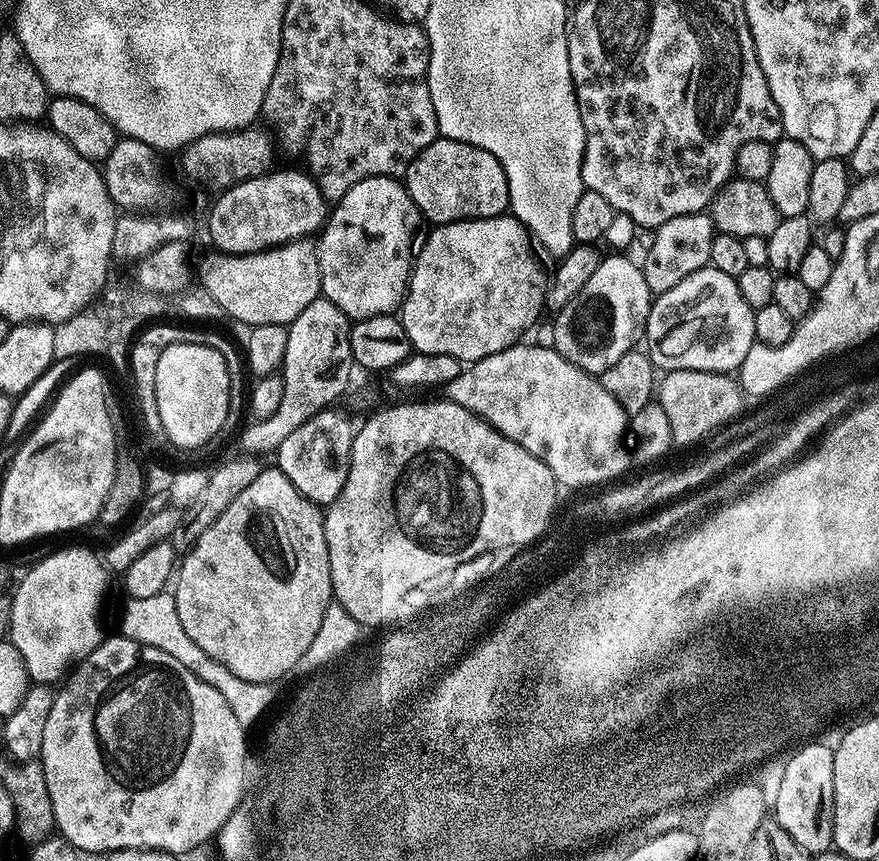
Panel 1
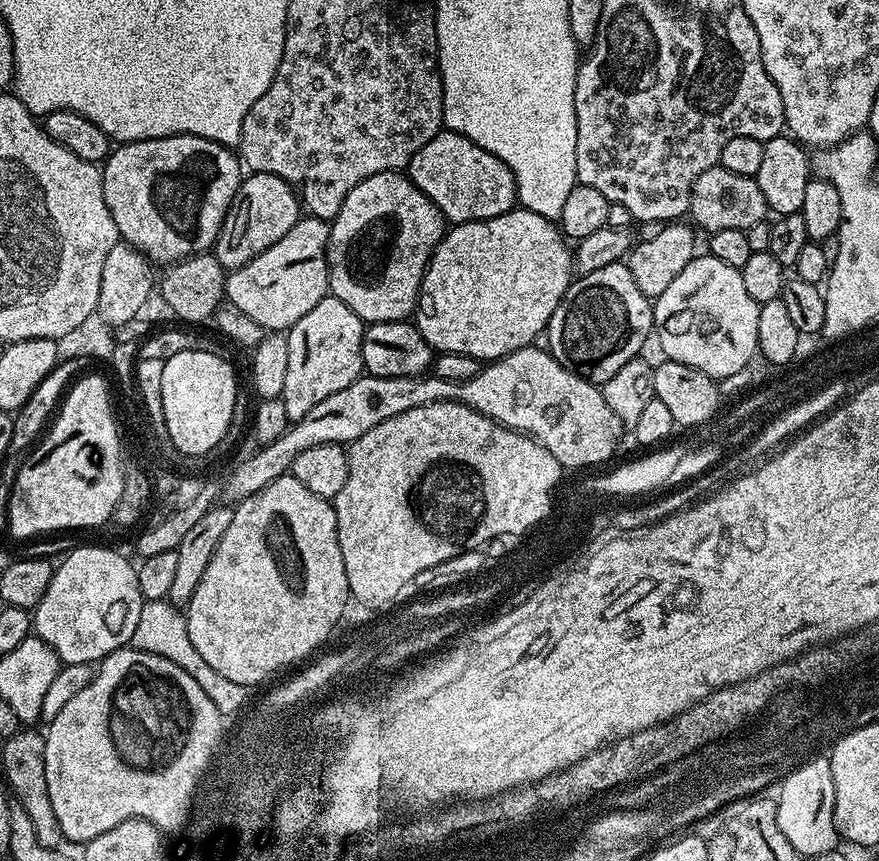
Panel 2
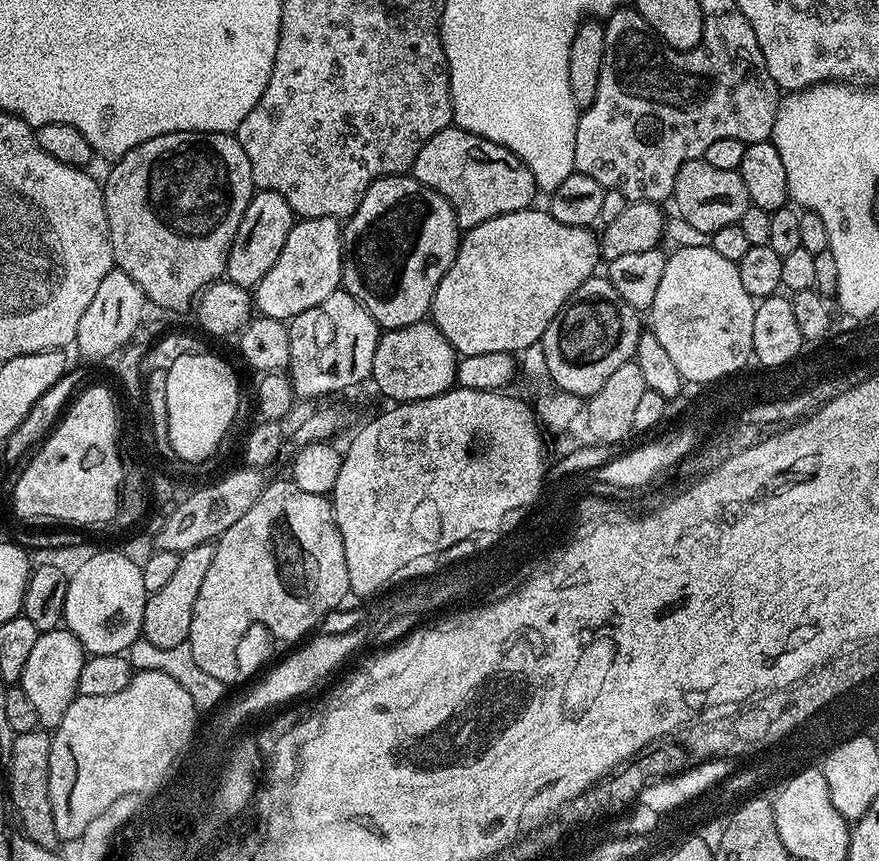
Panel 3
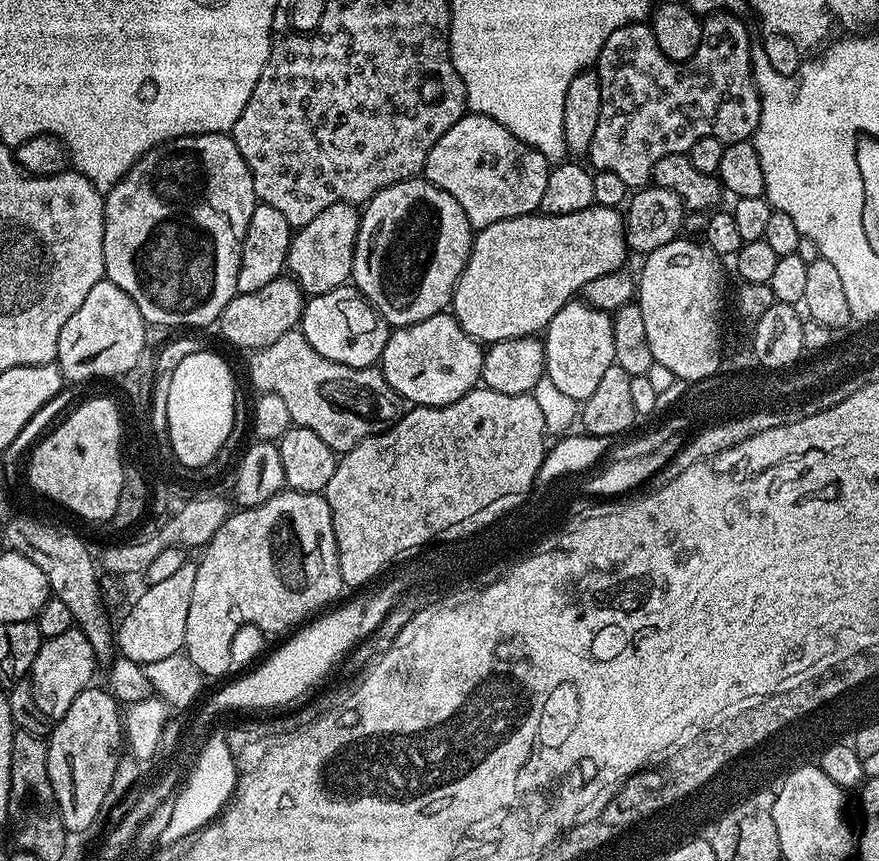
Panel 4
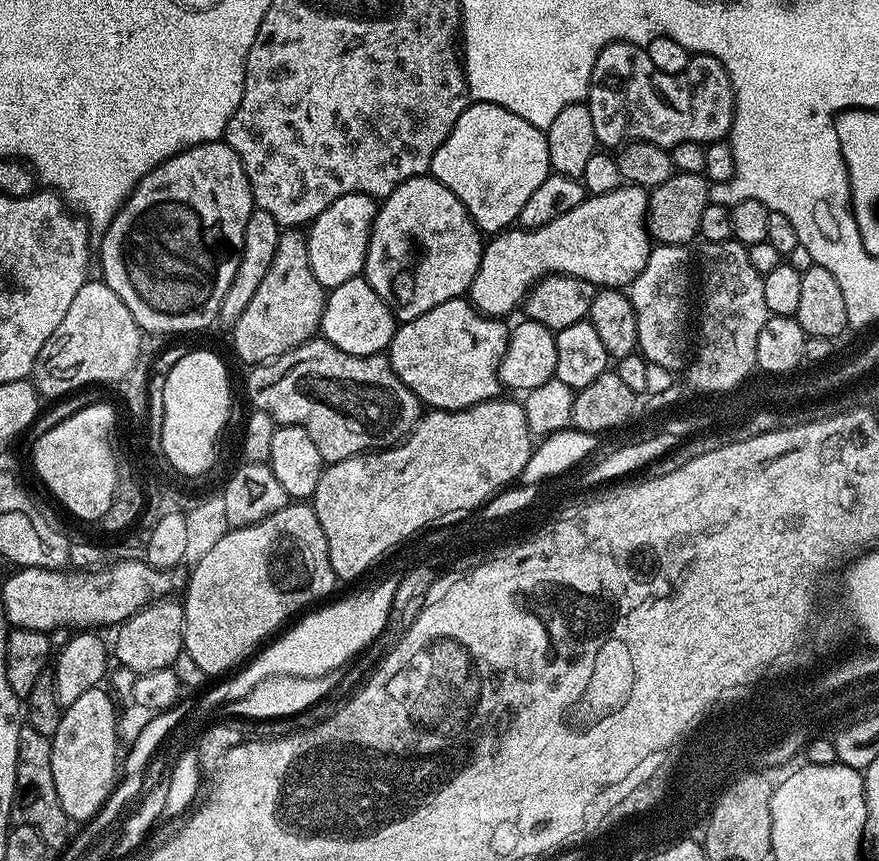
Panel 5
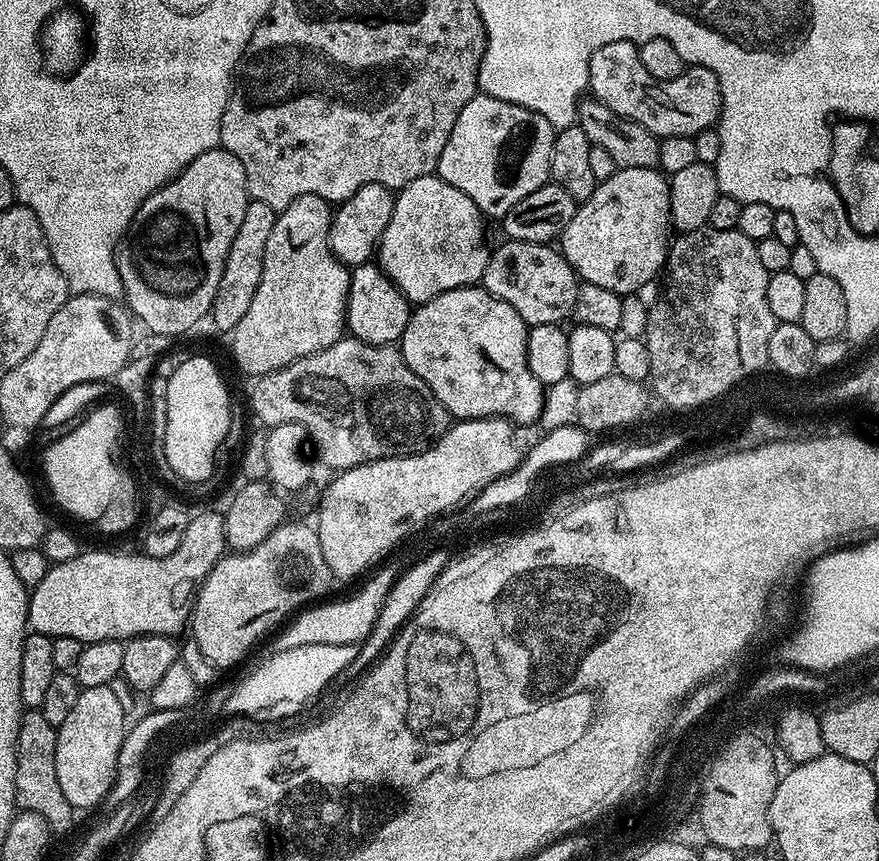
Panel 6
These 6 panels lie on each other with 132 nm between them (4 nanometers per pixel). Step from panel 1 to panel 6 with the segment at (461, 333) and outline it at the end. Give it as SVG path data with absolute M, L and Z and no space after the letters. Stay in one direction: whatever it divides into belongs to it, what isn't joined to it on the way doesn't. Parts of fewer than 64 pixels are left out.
M617 168L614 174L610 174L610 178L599 181L597 183L594 194L590 194L588 200L583 201L577 207L574 218L570 218L570 226L566 226L566 230L560 235L558 247L563 252L565 258L570 262L570 266L580 277L585 284L593 284L594 286L602 286L611 292L619 292L621 294L636 294L655 278L656 275L661 275L662 269L665 267L670 251L670 225L672 215L670 214L670 194L668 193L669 177L665 173L656 168Z

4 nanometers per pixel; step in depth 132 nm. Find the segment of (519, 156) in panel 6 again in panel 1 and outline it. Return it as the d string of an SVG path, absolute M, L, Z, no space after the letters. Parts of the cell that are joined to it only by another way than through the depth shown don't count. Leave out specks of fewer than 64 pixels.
M437 138L418 154L418 158L414 158L414 162L410 162L402 183L421 217L427 223L429 220L432 226L494 218L509 211L506 170L502 170L498 158L494 158L490 150L482 150L466 142Z

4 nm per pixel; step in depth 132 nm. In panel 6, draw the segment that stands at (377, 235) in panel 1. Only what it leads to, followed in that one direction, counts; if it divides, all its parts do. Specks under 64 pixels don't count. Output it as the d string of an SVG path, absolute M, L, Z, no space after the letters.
M438 175L414 178L395 193L394 214L378 245L378 263L409 305L419 306L446 290L471 288L484 279L490 244L484 241L485 217L450 182Z

